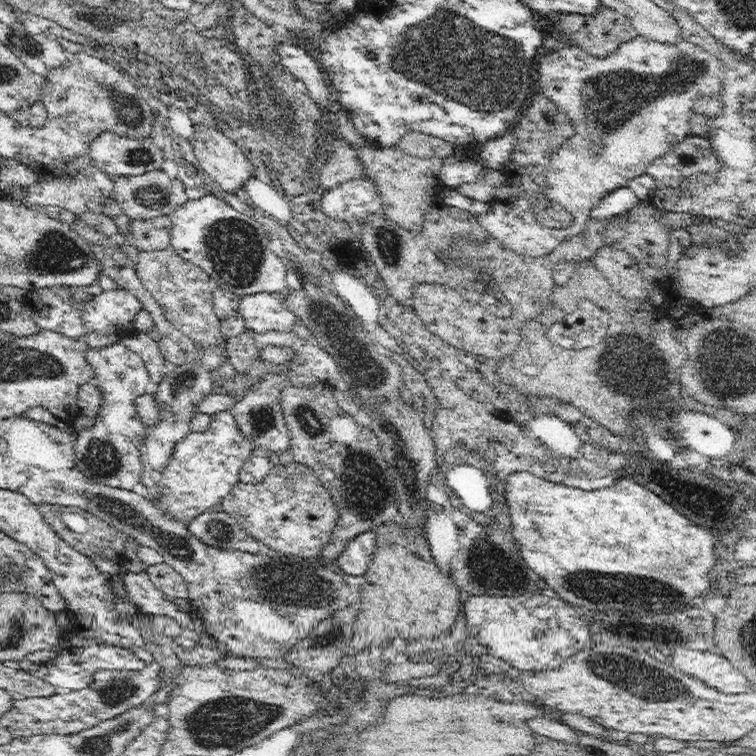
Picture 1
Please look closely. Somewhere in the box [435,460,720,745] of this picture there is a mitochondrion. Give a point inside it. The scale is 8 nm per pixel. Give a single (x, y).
(662, 687)

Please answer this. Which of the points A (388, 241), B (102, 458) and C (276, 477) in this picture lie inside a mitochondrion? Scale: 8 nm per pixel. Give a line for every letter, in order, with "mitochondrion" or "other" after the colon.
A: mitochondrion
B: mitochondrion
C: other

